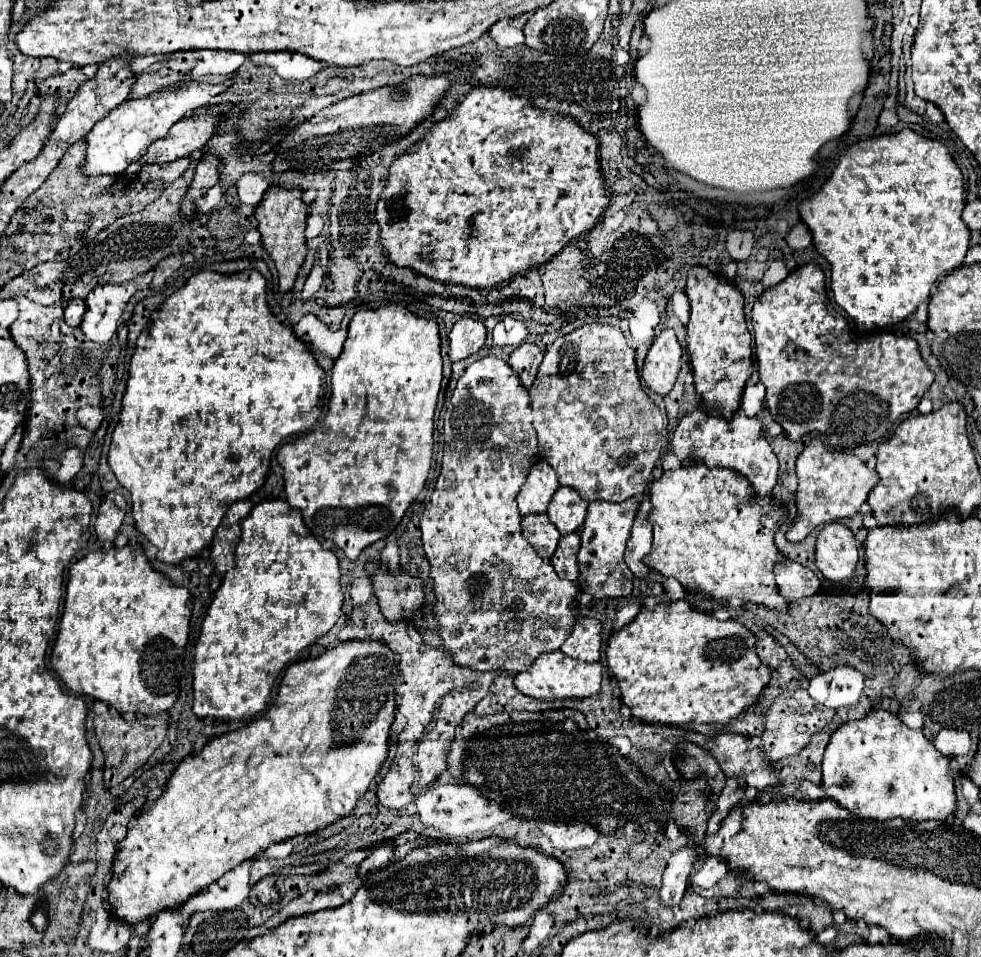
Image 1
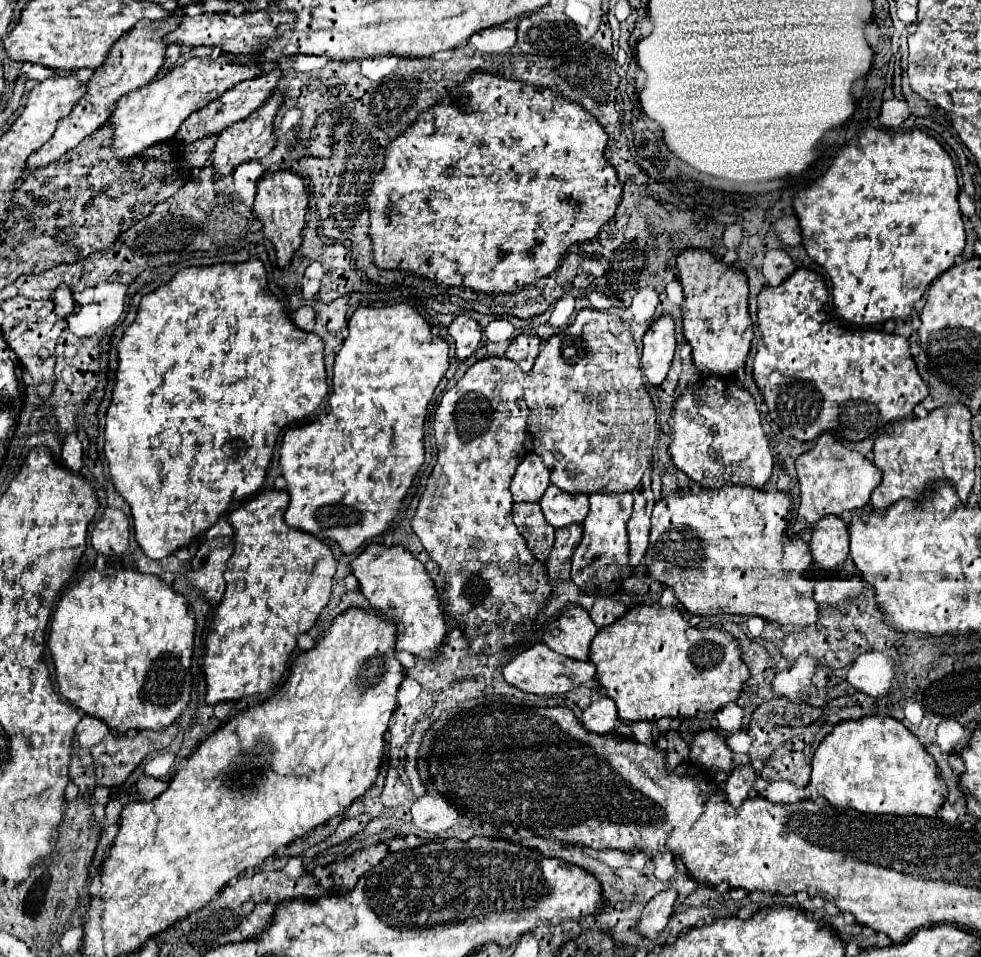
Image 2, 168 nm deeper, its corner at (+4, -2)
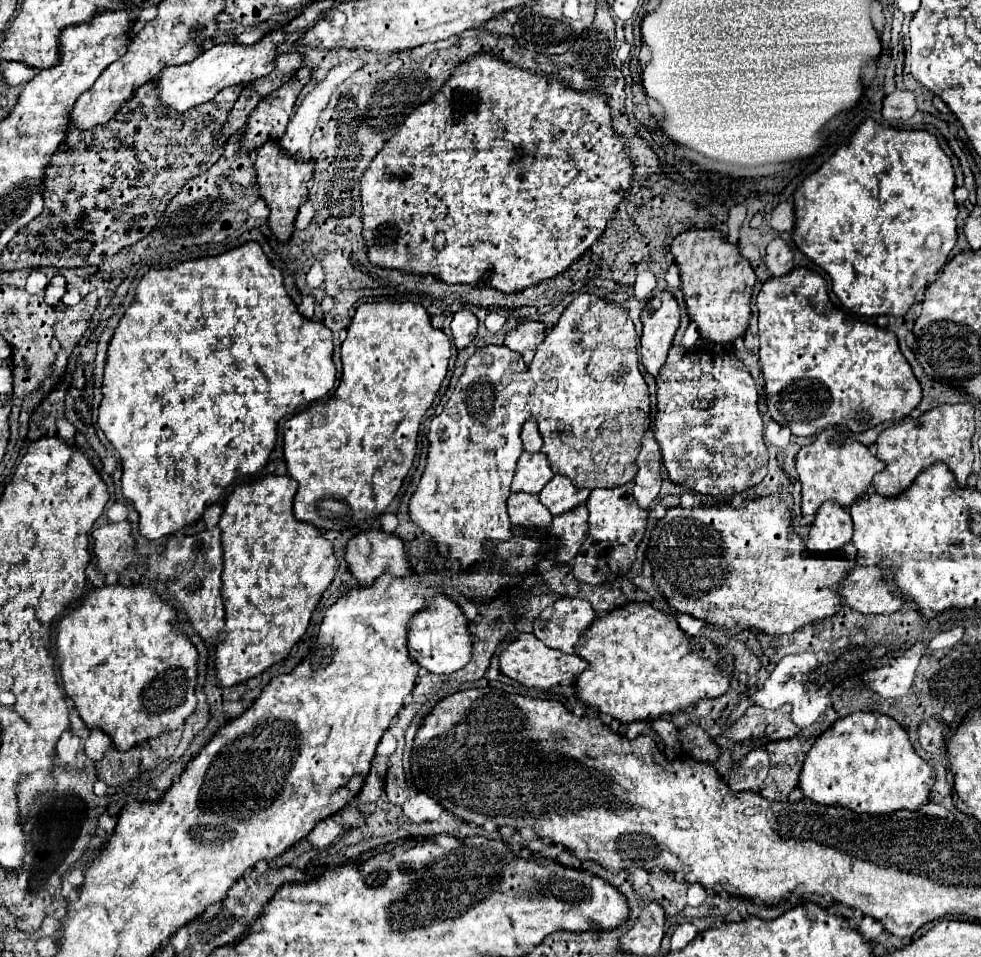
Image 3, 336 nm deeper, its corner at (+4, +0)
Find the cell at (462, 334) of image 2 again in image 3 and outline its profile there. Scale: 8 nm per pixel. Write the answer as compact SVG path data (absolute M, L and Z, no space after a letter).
M462 308L460 312L454 314L450 328L452 328L452 336L454 336L456 348L462 350L462 348L472 344L476 332L478 332L478 320L468 308Z

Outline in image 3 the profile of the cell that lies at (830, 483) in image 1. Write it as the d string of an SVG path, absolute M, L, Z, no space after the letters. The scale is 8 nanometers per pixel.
M822 430L818 434L818 438L800 448L798 456L796 456L796 470L798 470L798 478L800 478L800 484L802 484L802 520L800 524L812 524L814 522L814 516L816 516L816 510L824 504L824 502L836 502L840 504L842 508L848 508L852 506L862 494L866 494L866 490L872 486L872 478L884 470L884 462L878 460L876 456L872 456L868 452L868 448L852 438L848 438L842 430Z

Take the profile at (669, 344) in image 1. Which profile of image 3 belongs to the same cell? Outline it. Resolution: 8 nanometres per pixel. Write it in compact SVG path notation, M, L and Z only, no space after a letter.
M658 292L642 310L642 364L656 378L666 362L674 334L678 330L680 312L670 292Z

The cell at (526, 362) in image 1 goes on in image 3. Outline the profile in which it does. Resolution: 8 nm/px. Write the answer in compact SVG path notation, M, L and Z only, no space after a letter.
M524 322L506 334L504 346L520 352L522 360L528 366L542 340L544 340L544 324L542 322Z

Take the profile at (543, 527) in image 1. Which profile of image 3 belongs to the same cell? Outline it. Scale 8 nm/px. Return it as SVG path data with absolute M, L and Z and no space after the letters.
M512 494L508 498L508 514L514 526L532 530L538 536L546 536L552 524L552 514L536 494Z

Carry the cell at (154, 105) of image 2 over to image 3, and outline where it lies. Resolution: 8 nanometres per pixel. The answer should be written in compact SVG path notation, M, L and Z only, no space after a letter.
M292 20L284 30L276 30L262 40L258 40L252 46L240 46L240 44L218 44L212 46L210 50L202 52L196 60L182 64L182 66L172 66L164 68L158 76L158 100L162 108L176 110L176 112L186 112L194 106L200 106L208 100L212 100L220 90L236 84L248 84L256 78L268 76L274 68L274 58L276 58L276 48L280 42L284 42L284 32L296 30L298 20Z

